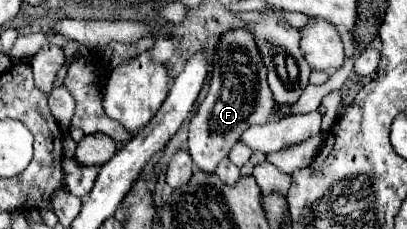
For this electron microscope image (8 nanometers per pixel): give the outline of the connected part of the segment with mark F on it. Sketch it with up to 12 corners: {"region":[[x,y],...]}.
{"region":[[248,28],[218,40],[190,156],[214,172],[274,110]]}

